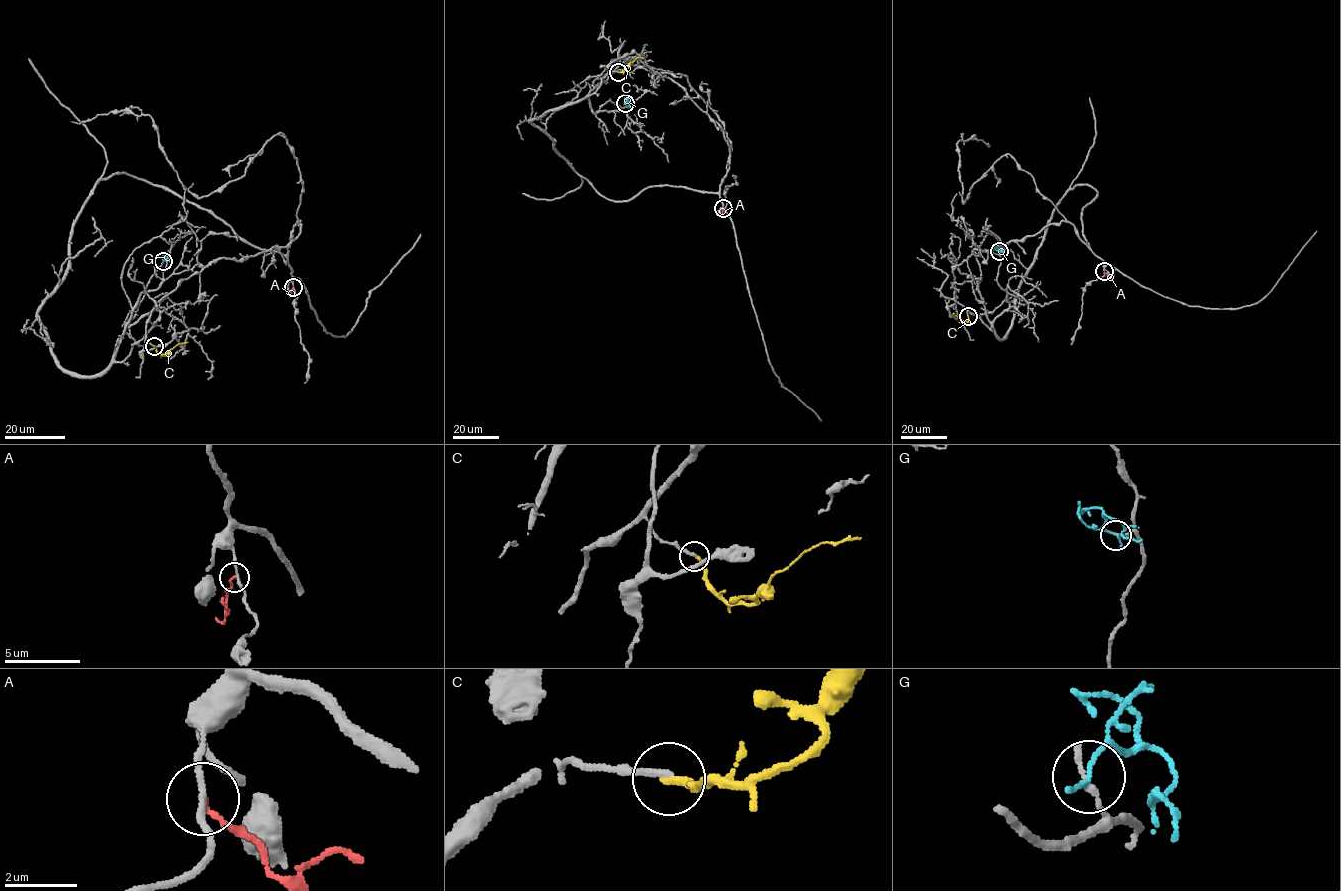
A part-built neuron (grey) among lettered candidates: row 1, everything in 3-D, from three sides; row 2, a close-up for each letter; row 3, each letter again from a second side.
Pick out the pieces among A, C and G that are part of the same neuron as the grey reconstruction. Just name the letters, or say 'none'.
none

